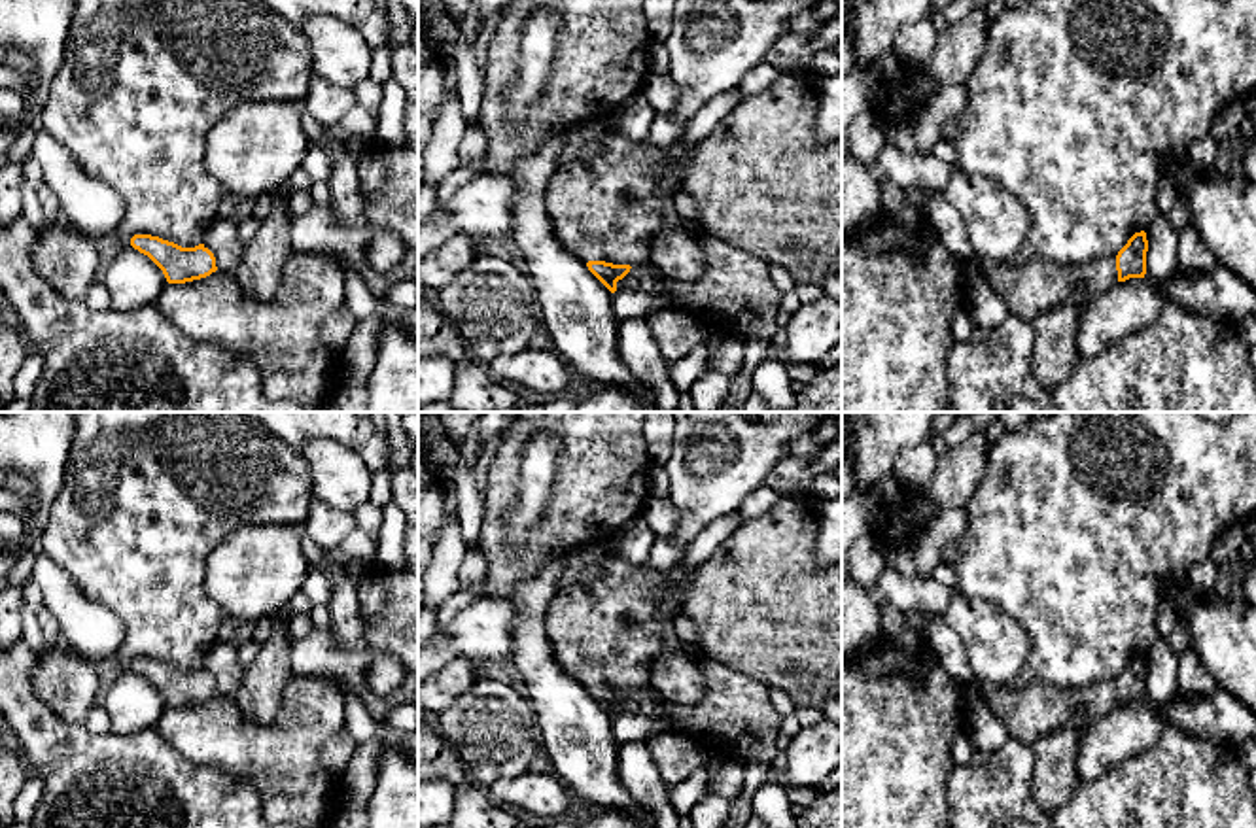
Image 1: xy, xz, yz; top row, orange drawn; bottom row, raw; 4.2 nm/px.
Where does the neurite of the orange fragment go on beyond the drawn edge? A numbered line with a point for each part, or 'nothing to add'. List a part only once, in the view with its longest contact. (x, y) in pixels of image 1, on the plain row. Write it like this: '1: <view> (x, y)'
1: xz (604, 628)

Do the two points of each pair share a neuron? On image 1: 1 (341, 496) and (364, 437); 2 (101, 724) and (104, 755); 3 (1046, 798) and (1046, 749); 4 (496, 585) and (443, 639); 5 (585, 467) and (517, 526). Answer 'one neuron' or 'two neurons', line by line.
1: two neurons
2: two neurons
3: one neuron
4: two neurons
5: two neurons

